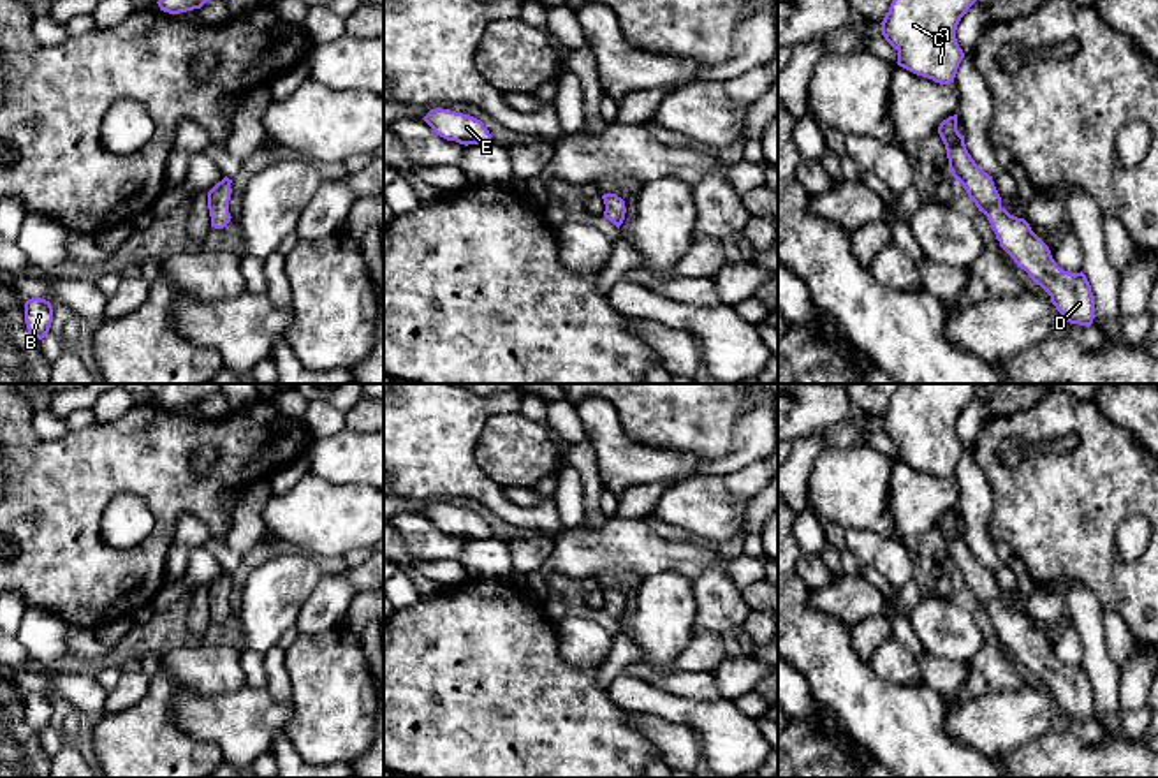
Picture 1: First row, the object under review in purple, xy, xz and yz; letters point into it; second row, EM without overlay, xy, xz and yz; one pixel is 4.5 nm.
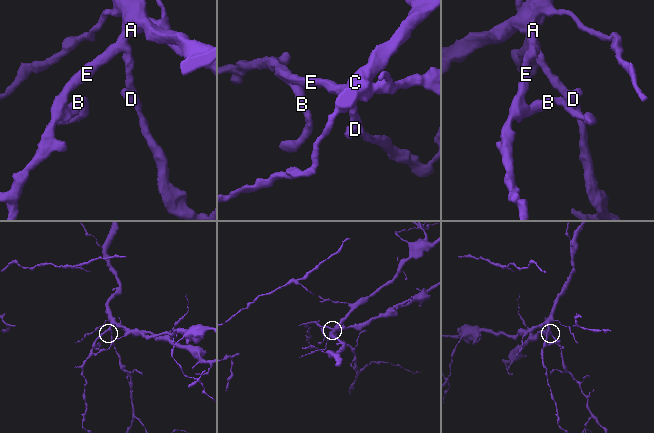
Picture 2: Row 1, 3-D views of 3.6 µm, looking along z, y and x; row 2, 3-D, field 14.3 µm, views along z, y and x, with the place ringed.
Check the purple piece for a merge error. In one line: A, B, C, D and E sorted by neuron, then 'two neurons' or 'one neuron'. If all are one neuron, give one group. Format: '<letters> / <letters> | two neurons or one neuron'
A B C D E | one neuron

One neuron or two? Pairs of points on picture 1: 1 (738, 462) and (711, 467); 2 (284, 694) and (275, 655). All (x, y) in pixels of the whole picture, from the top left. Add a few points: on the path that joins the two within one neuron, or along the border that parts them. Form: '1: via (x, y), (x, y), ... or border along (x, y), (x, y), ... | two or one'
1: via (731, 463), (718, 467) | one
2: via (278, 685), (275, 664) | one

